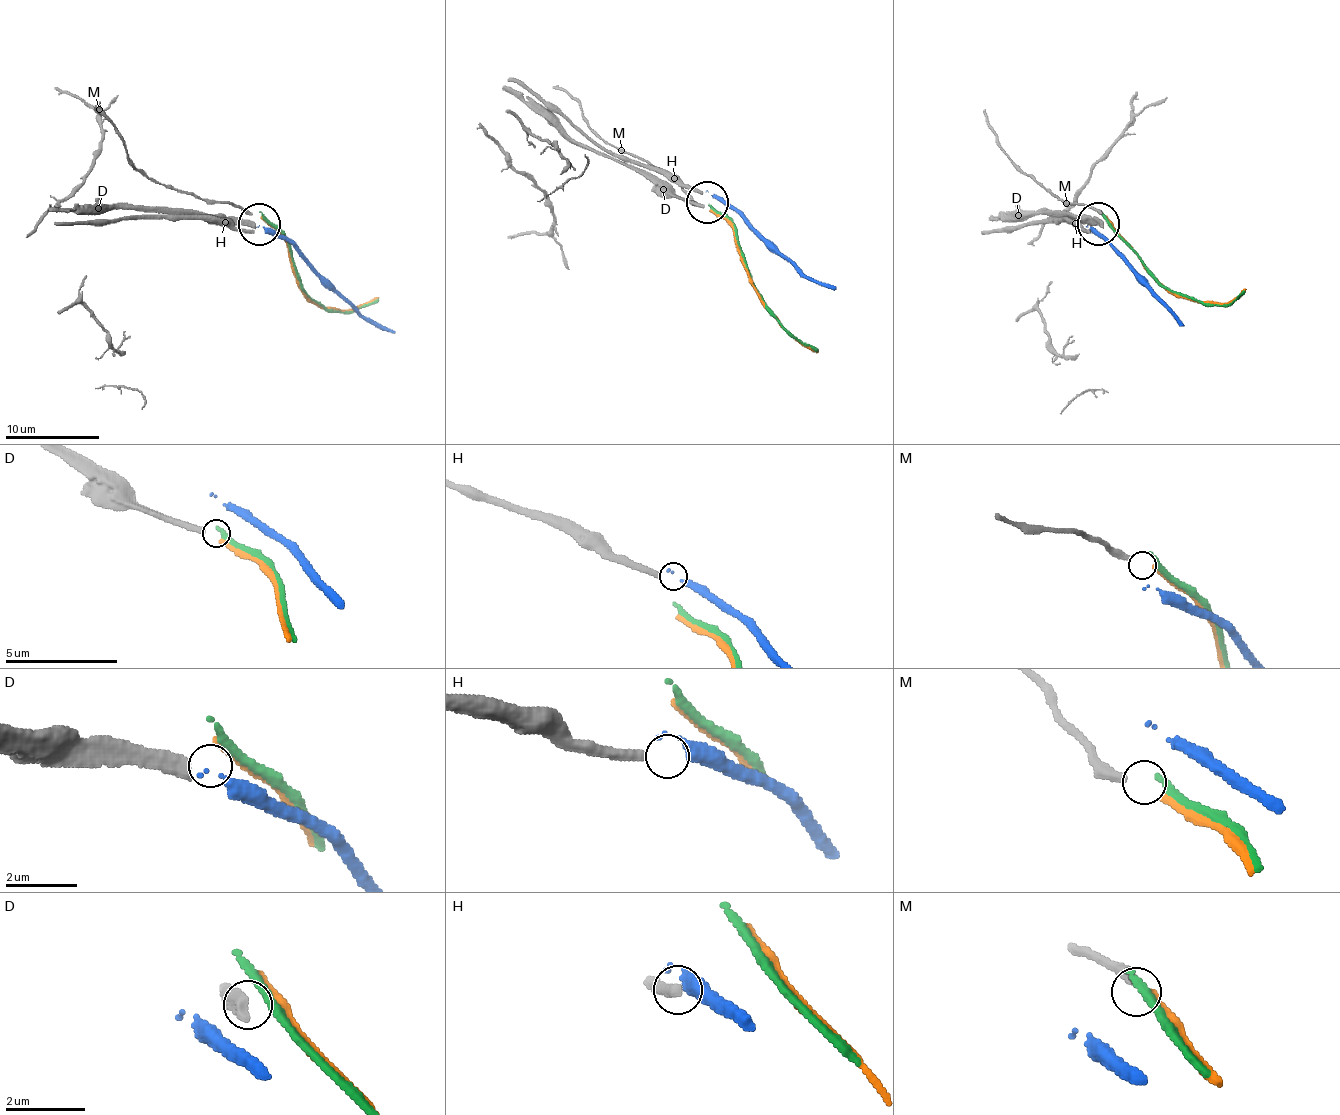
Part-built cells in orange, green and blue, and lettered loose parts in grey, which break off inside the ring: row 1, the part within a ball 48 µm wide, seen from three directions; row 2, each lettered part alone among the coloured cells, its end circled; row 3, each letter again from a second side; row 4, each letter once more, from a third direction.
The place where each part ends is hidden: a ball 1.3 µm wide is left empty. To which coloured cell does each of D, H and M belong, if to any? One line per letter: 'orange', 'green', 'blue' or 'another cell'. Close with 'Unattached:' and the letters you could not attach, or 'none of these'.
D: another cell
H: blue
M: green
Unattached: D

